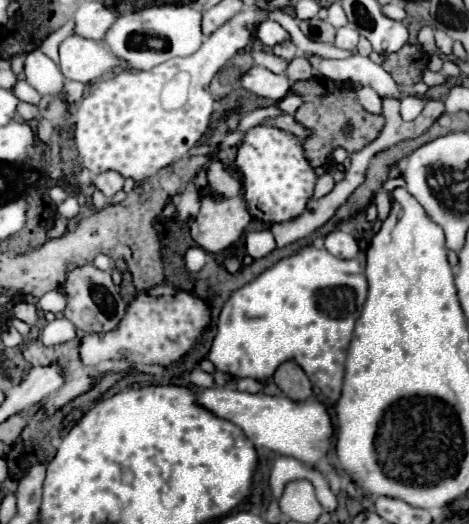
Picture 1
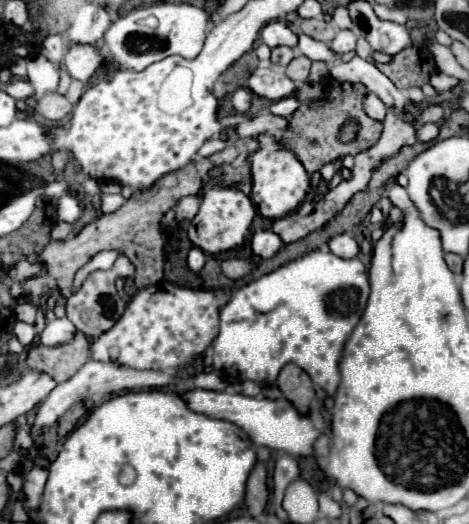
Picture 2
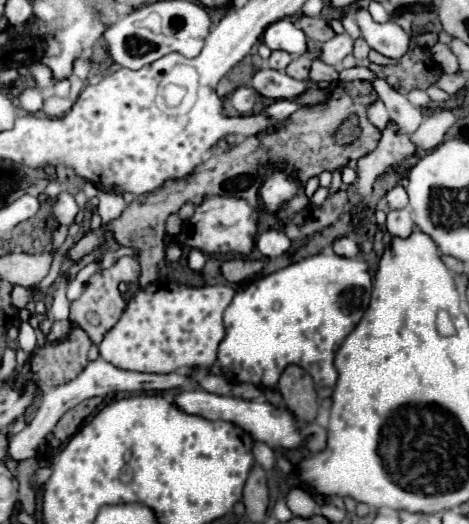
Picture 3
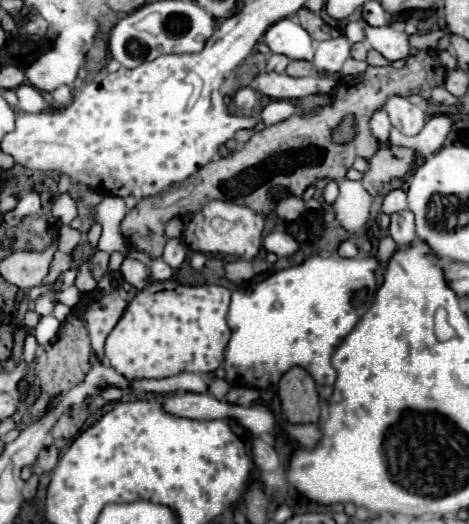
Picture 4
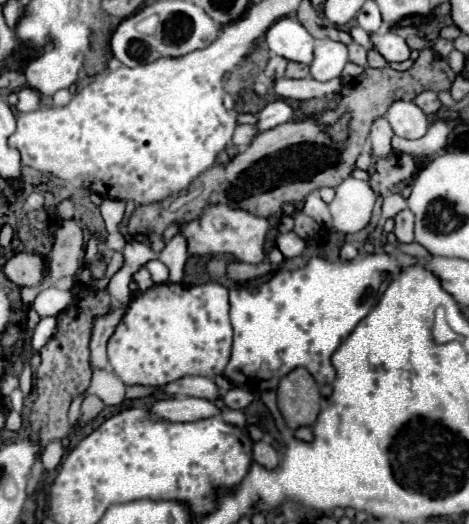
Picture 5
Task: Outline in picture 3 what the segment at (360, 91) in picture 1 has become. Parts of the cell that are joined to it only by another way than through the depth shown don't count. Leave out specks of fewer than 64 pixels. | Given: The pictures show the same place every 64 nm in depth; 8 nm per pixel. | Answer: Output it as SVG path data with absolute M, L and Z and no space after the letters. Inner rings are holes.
M376 100L376 104L372 104L372 108L368 108L368 118L370 118L370 122L382 132L386 126L388 126L388 122L390 122L390 118L388 118L388 110L384 108L384 104L380 102L380 100Z

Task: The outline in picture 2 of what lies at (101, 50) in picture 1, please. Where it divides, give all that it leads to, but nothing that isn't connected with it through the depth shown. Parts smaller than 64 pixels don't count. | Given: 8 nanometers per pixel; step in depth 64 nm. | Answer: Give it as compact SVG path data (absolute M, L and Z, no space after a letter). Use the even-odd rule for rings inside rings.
M72 44L68 46L64 56L64 66L68 74L82 82L88 82L92 74L100 68L100 64L102 64L102 56L90 44Z

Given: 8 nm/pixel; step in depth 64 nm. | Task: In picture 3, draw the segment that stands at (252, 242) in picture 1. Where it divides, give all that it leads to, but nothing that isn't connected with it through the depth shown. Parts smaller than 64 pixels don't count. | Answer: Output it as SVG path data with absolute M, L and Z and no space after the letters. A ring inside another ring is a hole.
M268 230L256 238L256 248L268 258L282 256L284 252L290 250L290 246L292 246L292 240L280 230Z

